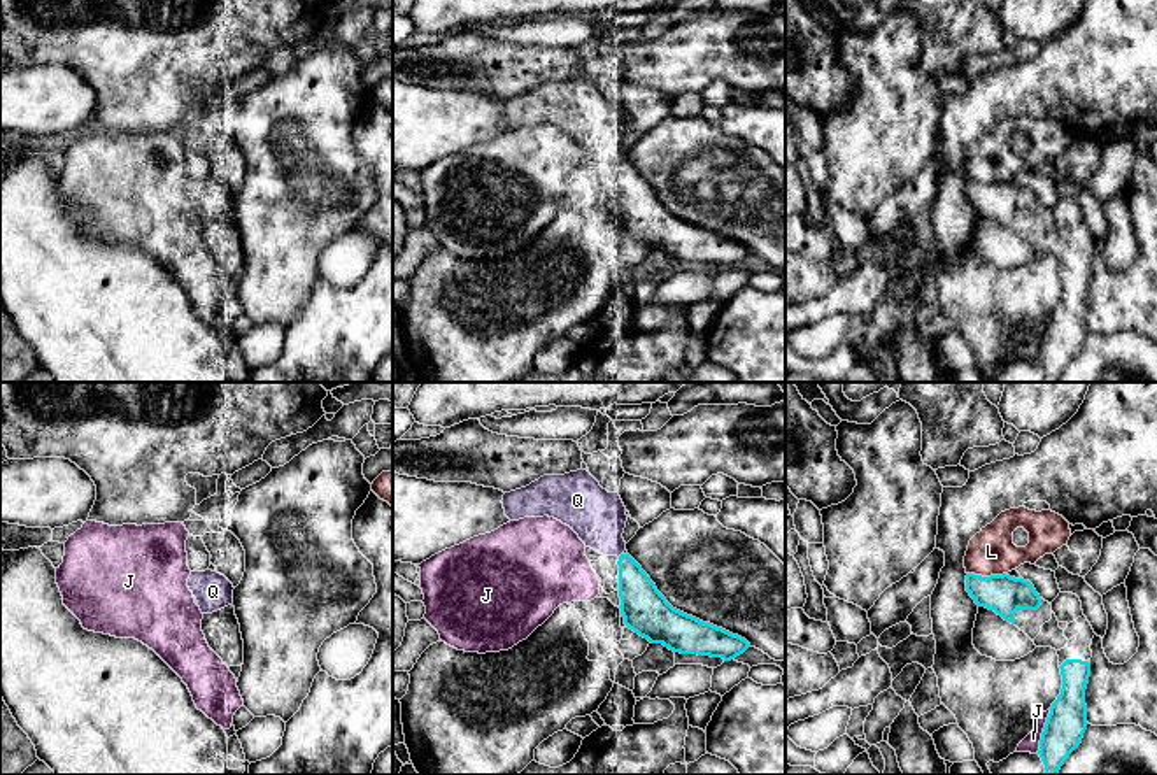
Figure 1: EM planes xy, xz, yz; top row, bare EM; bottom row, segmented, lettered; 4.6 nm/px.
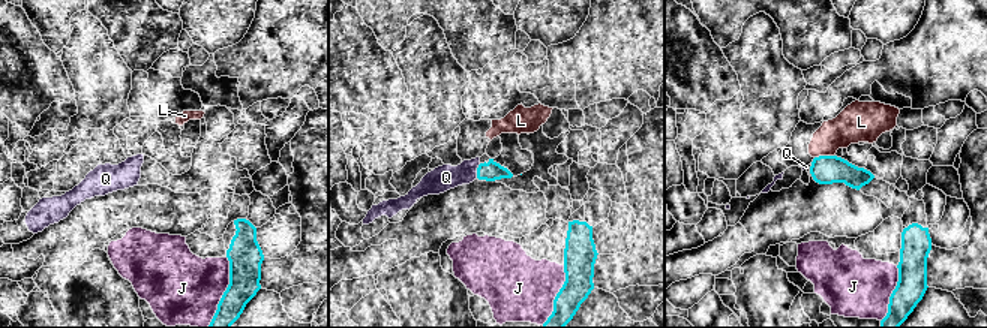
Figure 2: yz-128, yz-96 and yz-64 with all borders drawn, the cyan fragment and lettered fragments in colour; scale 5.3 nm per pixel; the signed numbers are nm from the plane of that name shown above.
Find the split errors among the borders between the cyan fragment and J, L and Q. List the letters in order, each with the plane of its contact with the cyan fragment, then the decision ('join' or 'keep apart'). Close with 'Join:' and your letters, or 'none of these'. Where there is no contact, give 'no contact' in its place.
J: yz | keep apart
L: yz | keep apart
Q: no contact | join
Join: Q

